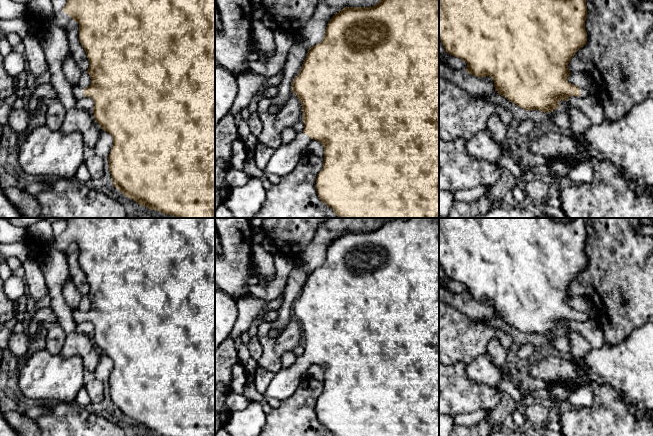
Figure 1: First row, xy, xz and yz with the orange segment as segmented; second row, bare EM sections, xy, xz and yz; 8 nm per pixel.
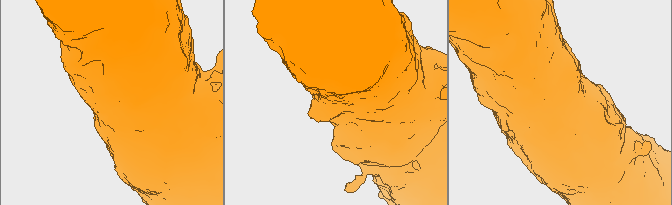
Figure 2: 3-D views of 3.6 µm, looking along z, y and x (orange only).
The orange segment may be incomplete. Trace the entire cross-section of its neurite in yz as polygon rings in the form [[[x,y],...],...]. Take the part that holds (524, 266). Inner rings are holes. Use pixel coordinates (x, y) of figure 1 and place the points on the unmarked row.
[[[439,218],[439,264],[448,278],[466,286],[465,294],[468,297],[480,302],[491,301],[499,319],[527,335],[539,334],[548,337],[559,332],[561,324],[567,325],[571,320],[592,323],[598,320],[597,316],[592,317],[589,313],[579,312],[568,306],[568,300],[571,298],[568,288],[575,277],[587,267],[587,237],[586,218]]]

